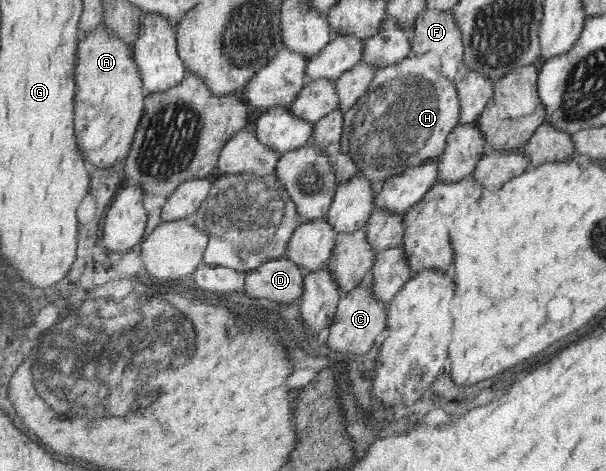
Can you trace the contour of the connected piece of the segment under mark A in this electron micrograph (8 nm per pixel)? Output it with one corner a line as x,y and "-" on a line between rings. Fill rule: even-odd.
104,22
80,40
77,57
80,58
80,63
77,64
76,139
80,142
87,165
92,173
97,175
98,171
116,167
122,164
119,161
127,159
141,120
144,119
147,95
139,65
137,65
134,45
123,41

